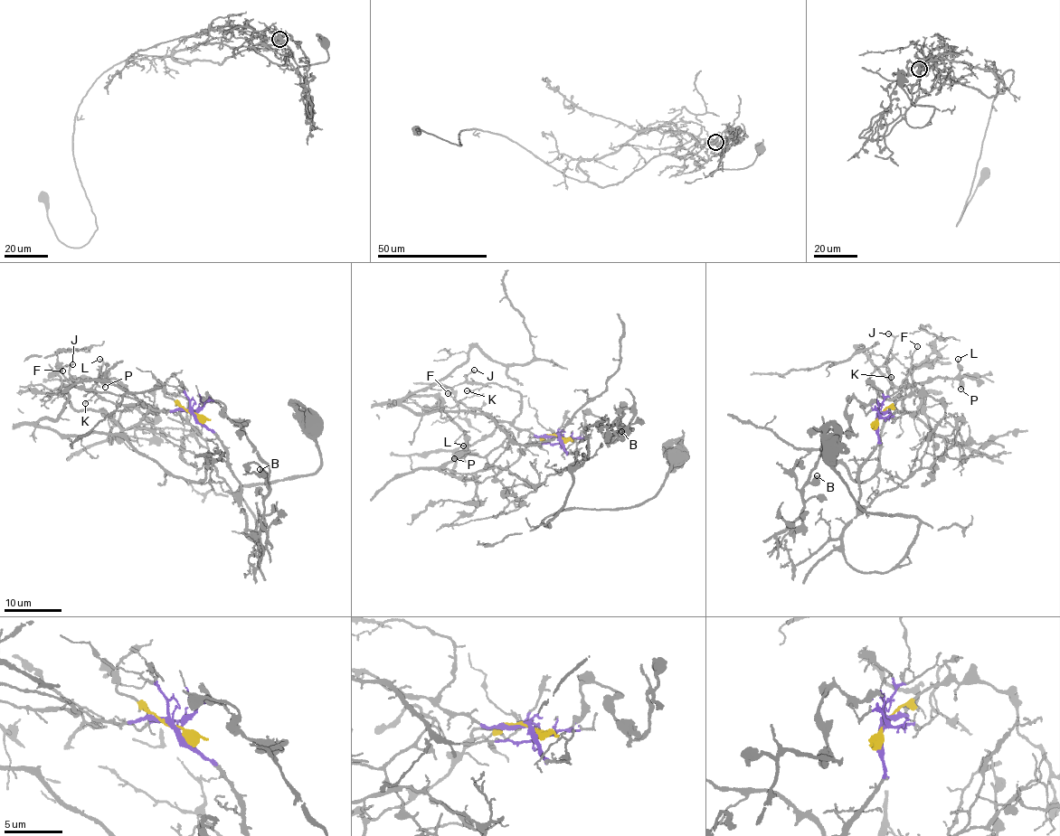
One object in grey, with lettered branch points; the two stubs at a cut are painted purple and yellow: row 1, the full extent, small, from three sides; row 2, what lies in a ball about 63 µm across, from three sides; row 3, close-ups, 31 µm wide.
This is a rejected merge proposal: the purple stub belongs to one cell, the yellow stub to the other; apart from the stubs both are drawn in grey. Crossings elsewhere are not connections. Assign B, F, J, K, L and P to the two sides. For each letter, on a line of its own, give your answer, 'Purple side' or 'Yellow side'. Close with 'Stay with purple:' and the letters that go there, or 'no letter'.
B: Purple side
F: Purple side
J: Purple side
K: Purple side
L: Yellow side
P: Yellow side
Stay with purple: B, F, J, K

